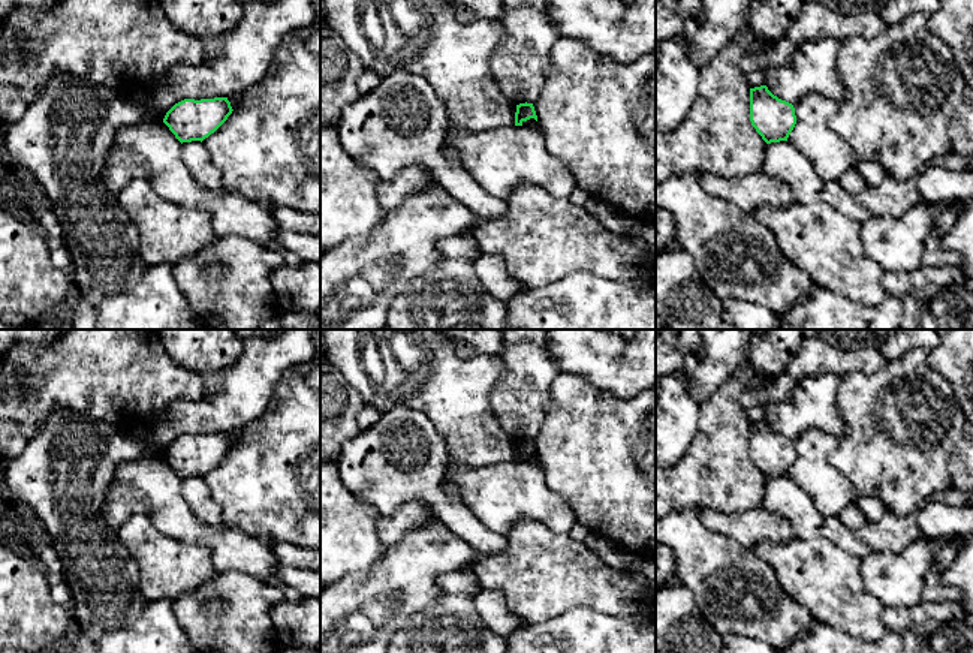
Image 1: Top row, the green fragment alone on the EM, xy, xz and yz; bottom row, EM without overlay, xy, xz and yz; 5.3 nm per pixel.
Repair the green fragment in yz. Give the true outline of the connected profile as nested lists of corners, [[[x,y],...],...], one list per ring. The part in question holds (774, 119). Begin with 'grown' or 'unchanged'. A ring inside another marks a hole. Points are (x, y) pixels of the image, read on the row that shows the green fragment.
unchanged; [[[766,85],[750,88],[750,121],[766,144],[787,141],[796,124],[792,103],[774,96]]]

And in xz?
unchanged; [[[525,102],[525,103],[516,105],[515,126],[522,126],[522,123],[530,118],[534,118],[537,121],[537,115],[536,115],[533,103]]]

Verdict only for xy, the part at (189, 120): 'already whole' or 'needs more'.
already whole

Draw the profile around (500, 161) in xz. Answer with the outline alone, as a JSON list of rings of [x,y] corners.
[[[451,123],[443,148],[457,148],[463,168],[500,199],[507,201],[521,184],[540,186],[555,198],[569,198],[576,187],[572,171],[546,150],[537,127],[473,132]]]

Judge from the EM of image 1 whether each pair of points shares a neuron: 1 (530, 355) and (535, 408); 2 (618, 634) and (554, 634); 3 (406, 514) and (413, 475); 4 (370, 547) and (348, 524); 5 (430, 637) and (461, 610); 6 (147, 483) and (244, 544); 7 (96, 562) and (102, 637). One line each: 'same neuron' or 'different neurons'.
1: same neuron
2: same neuron
3: different neurons
4: same neuron
5: same neuron
6: same neuron
7: different neurons

